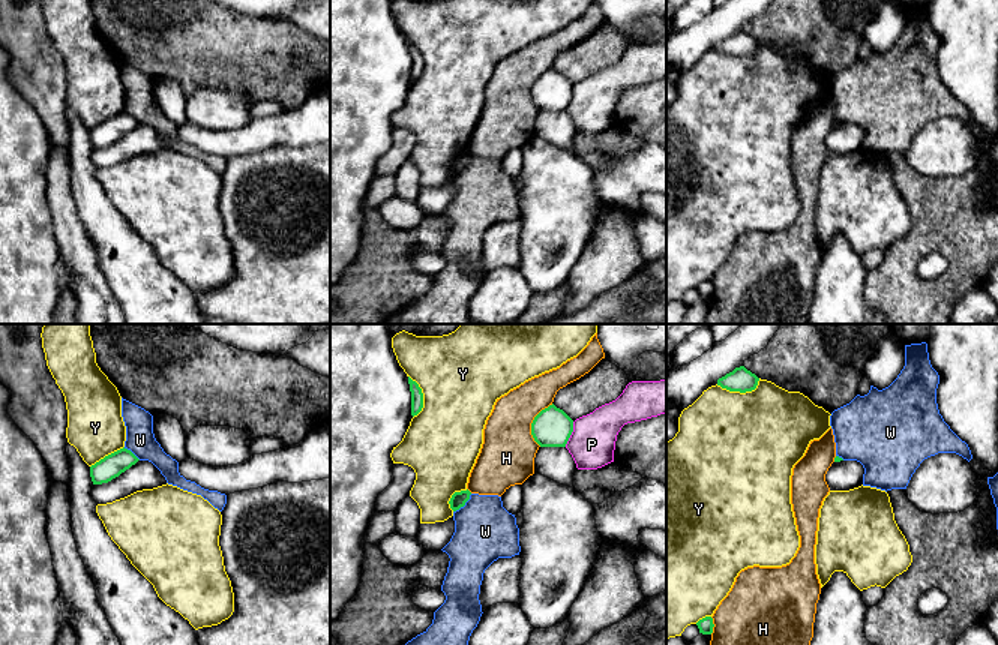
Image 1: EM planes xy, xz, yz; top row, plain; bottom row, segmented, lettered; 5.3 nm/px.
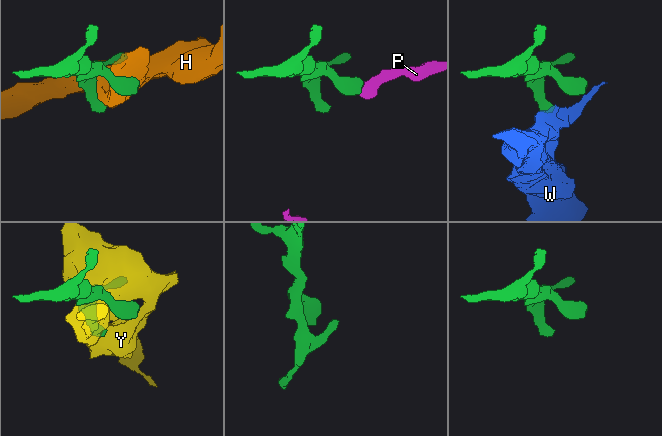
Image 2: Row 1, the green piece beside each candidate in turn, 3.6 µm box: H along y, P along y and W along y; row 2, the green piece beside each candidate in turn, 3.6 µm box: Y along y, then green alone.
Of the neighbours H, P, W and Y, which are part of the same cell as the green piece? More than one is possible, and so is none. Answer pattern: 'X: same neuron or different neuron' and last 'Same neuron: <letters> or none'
H: different neuron
P: different neuron
W: different neuron
Y: different neuron
Same neuron: none

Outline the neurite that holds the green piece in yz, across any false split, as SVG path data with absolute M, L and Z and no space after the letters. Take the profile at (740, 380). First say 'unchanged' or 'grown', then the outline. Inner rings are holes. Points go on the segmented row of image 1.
grown; M782 324L764 350L719 378L717 386L729 392L746 393L755 390L759 380L767 380L788 392L803 393L831 414L858 394L866 363L875 354L878 340L890 332L894 332L893 324Z

